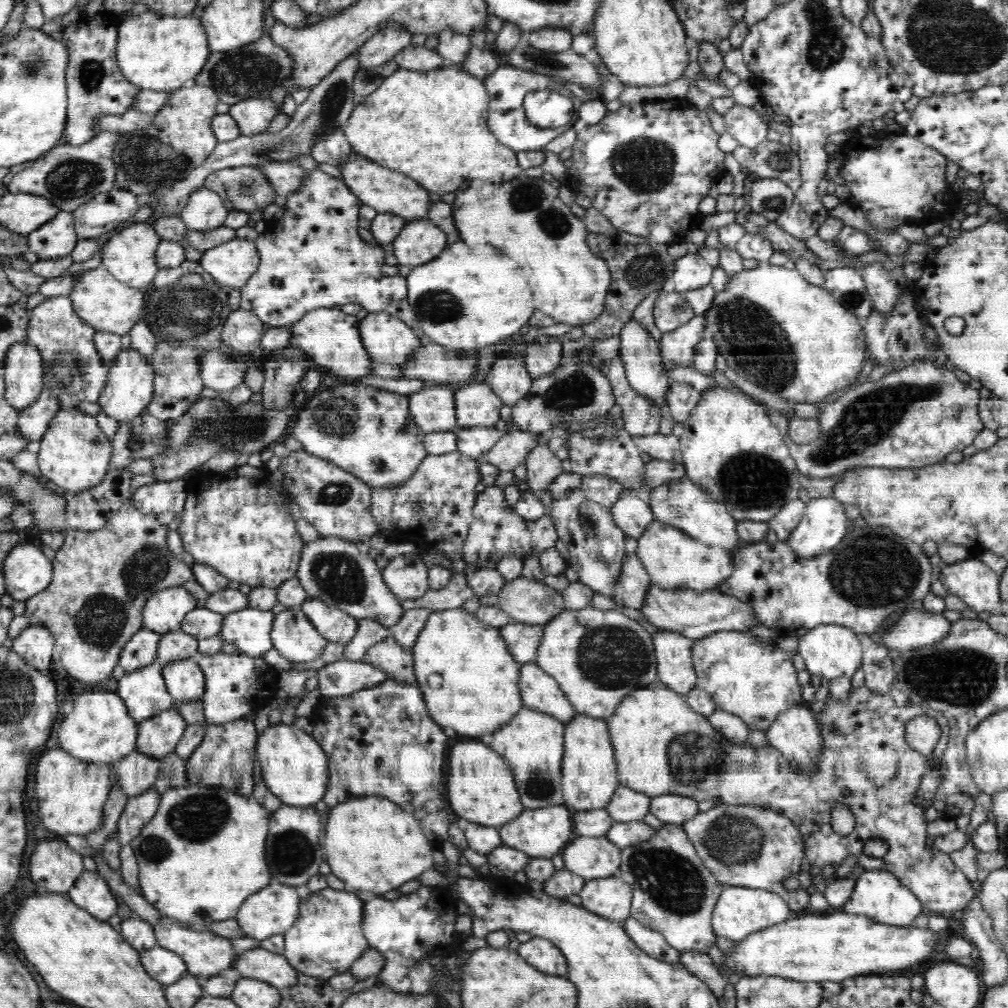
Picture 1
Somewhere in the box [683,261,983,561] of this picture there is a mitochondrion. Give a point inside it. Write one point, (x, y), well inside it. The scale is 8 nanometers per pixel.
(755, 341)

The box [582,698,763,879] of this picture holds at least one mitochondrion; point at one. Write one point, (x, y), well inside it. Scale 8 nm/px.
(710, 764)

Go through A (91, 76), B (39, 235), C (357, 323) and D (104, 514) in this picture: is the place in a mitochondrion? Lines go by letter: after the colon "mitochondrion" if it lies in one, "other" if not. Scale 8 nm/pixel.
A: mitochondrion
B: other
C: other
D: other

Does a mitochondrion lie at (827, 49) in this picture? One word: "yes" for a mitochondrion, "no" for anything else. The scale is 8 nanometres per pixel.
yes

